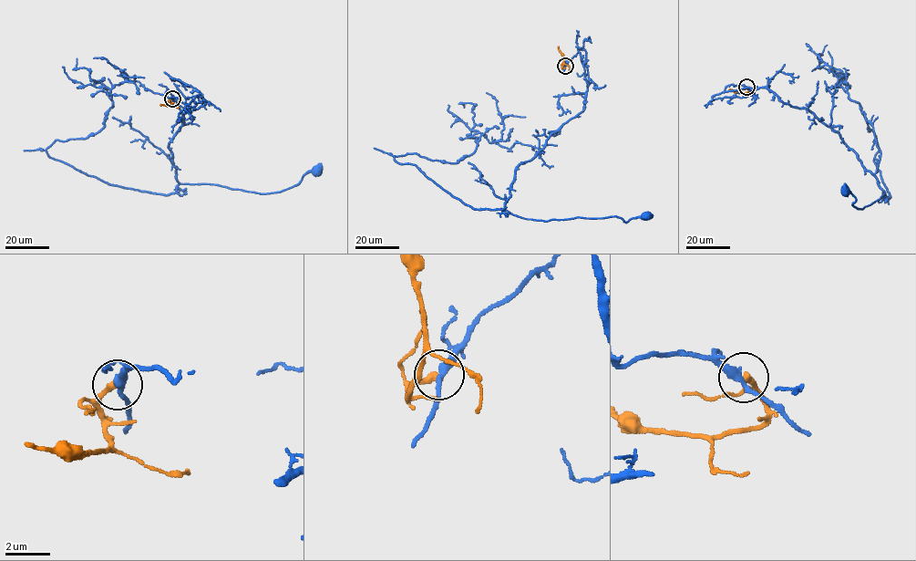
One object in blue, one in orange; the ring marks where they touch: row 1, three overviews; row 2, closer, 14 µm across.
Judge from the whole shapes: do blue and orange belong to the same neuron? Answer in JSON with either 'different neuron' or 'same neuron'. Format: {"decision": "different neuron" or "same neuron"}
{"decision": "different neuron"}

